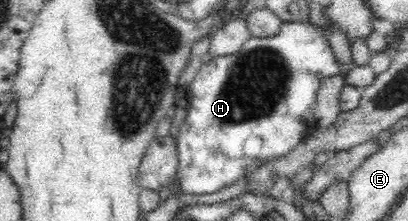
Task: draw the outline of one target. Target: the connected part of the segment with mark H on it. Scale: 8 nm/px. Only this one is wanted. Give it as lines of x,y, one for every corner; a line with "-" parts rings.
284,22
275,36
267,38
250,36
244,42
244,46
237,53
232,53
228,56
214,57
207,63
201,65
201,68
195,75
194,79
186,85
186,96
190,105
186,106
186,117
184,121
178,125
177,135
177,154
178,154
178,171
177,180
181,185
183,193
192,193
192,195
202,195
202,193
216,193
224,187
234,184
244,177
251,169
258,165
259,162
274,160
280,156
286,155
292,151
298,143
312,134
317,125
317,119
314,116
316,109
316,98
320,81
324,77
338,75
341,72
341,63
338,63
329,39
327,38
326,30
319,25
312,25
306,22

